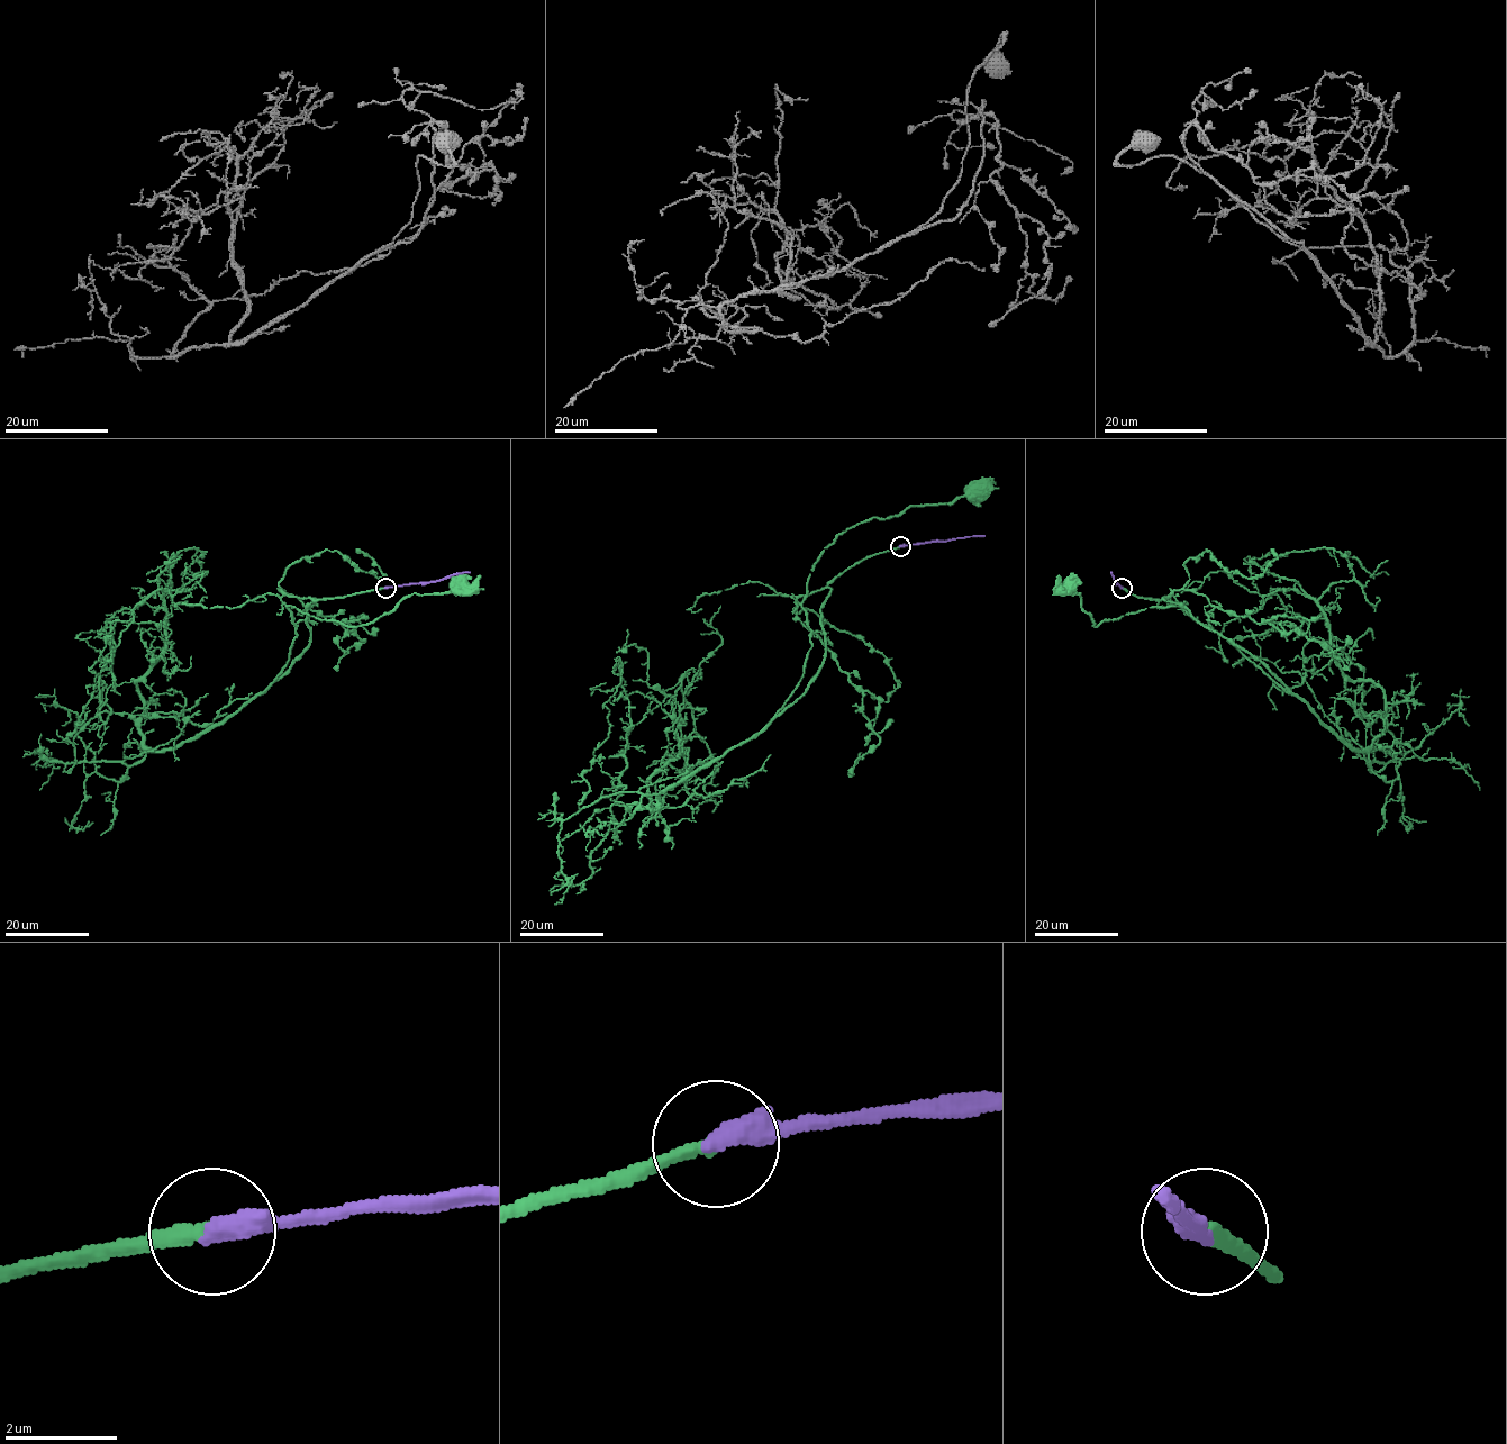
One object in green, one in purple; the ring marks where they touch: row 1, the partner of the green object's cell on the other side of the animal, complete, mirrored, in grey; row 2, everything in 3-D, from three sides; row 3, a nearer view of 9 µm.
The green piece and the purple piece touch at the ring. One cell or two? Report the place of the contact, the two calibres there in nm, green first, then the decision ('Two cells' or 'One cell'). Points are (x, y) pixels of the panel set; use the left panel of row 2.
Place: (386, 588). Thickness 240 nm (green) against 420 nm. One cell

